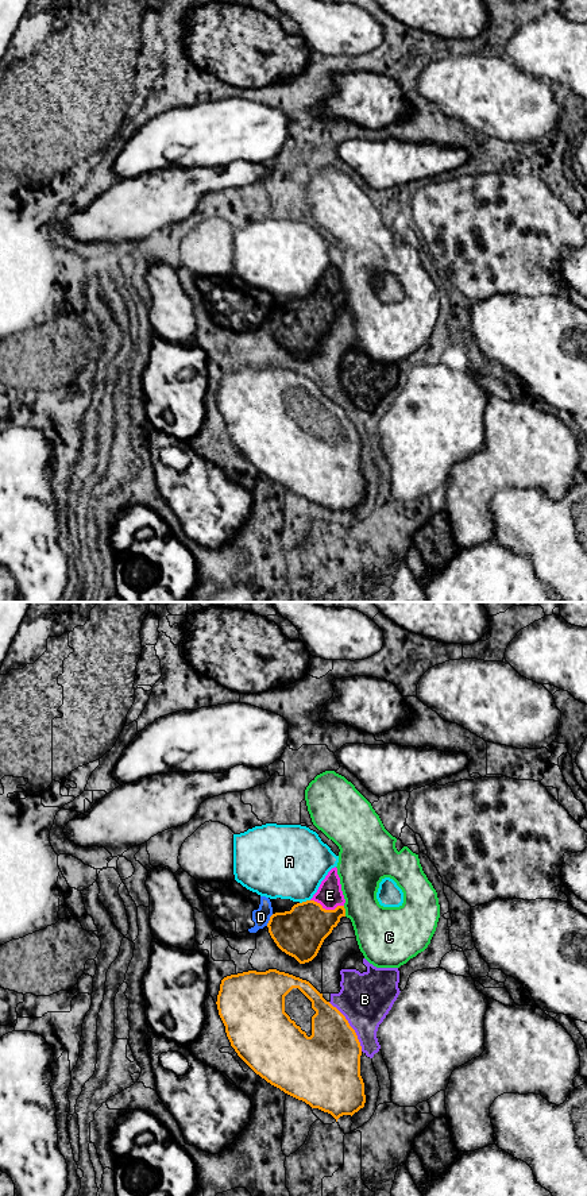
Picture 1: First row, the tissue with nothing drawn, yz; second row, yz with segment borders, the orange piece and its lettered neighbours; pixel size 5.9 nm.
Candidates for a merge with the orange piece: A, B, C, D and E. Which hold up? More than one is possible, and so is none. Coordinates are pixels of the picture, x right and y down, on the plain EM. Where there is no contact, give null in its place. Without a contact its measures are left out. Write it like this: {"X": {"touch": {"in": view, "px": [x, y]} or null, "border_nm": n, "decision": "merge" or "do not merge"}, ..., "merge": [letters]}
{"A": {"touch": {"in": "yz", "px": [304, 297]}, "border_nm": 70, "decision": "do not merge"}, "B": {"touch": {"in": "yz", "px": [350, 421]}, "border_nm": 360, "decision": "do not merge"}, "C": {"touch": {"in": "yz", "px": [344, 307]}, "border_nm": 70, "decision": "do not merge"}, "D": {"touch": {"in": "yz", "px": [270, 315]}, "border_nm": 80, "decision": "do not merge"}, "E": {"touch": {"in": "yz", "px": [327, 305]}, "border_nm": 200, "decision": "merge"}, "merge": ["E"]}

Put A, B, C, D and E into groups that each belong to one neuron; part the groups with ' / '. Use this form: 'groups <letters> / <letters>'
groups A D / B C / E

